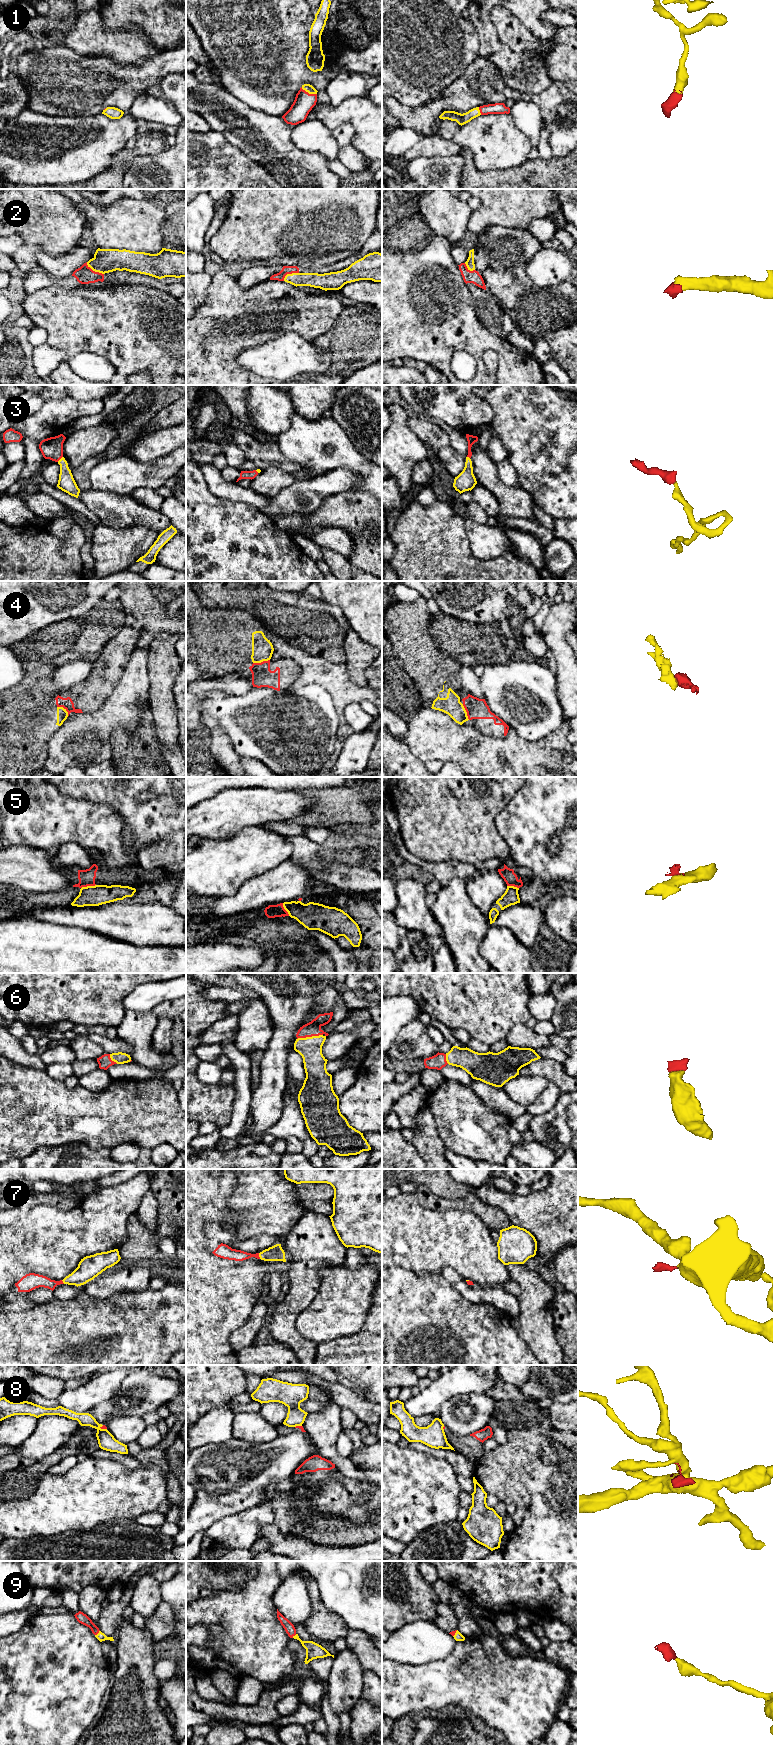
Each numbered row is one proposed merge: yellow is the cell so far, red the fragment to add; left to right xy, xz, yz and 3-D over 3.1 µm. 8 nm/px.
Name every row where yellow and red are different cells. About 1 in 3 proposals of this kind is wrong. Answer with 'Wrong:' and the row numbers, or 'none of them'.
Wrong: 4, 5, 7, 8

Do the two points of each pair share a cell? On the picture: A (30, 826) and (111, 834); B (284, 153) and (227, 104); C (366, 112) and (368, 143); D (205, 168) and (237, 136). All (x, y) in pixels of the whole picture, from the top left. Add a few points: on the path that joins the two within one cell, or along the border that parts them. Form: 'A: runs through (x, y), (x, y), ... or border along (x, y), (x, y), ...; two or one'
A: runs through (50, 826), (55, 828), (91, 828); one
B: runs through (270, 144), (241, 118); one
C: runs through (368, 120), (368, 135); one
D: border along (210, 129), (219, 131), (248, 157); two

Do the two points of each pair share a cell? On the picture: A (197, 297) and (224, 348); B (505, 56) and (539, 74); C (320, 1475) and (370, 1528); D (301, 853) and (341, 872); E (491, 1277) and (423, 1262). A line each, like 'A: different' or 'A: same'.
A: different
B: same
C: same
D: same
E: same

